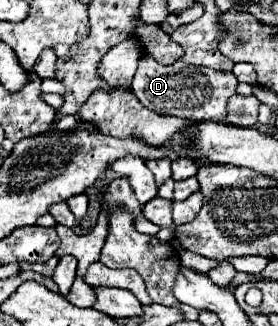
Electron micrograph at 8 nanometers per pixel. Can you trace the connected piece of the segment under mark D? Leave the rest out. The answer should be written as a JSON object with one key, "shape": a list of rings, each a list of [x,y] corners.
{"shape":[[[143,54],[139,58],[139,68],[131,86],[145,108],[155,110],[163,116],[177,116],[191,122],[225,122],[227,100],[237,92],[237,78],[233,72],[217,72],[211,68],[187,64],[183,60],[173,66],[161,66],[149,54]]]}

